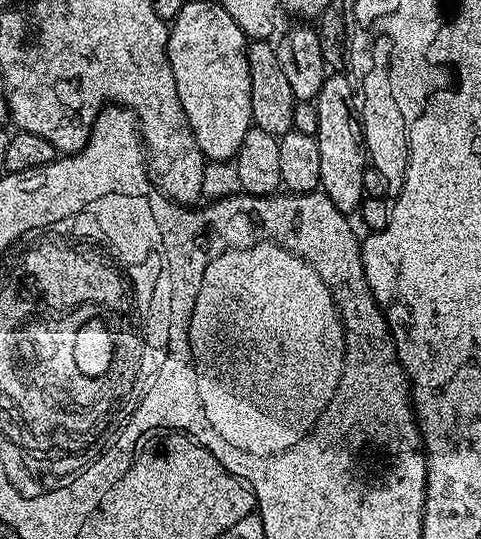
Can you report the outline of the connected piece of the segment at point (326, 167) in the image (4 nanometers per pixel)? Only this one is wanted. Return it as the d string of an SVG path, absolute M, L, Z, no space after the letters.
M328 74L324 77L322 90L315 98L318 110L318 154L322 154L322 178L320 188L324 195L338 206L338 210L345 214L352 214L359 209L364 201L364 164L366 168L366 149L362 129L354 115L354 84L344 74Z

